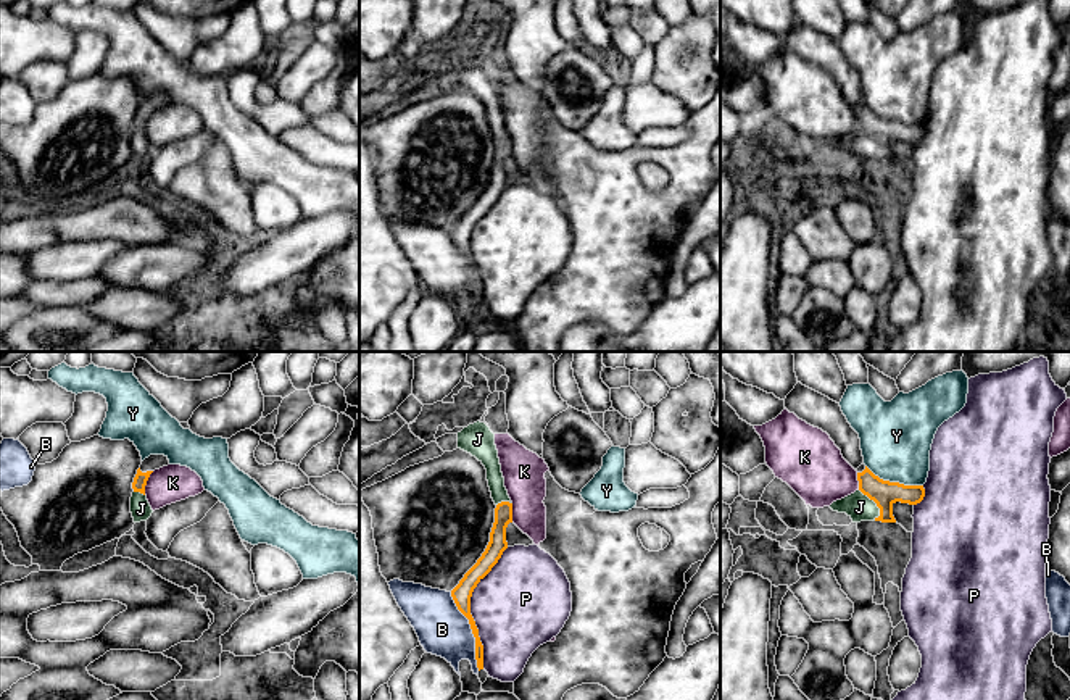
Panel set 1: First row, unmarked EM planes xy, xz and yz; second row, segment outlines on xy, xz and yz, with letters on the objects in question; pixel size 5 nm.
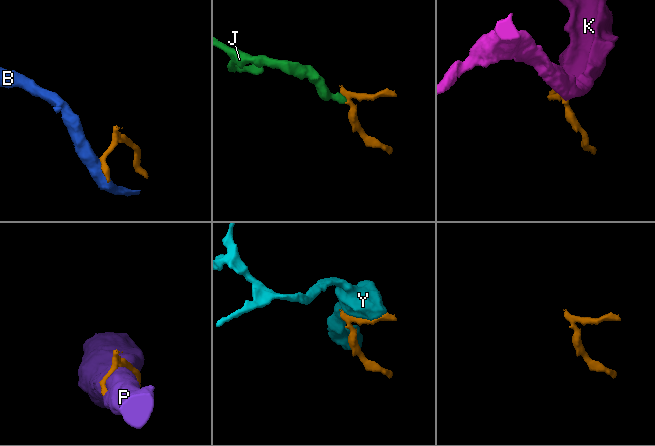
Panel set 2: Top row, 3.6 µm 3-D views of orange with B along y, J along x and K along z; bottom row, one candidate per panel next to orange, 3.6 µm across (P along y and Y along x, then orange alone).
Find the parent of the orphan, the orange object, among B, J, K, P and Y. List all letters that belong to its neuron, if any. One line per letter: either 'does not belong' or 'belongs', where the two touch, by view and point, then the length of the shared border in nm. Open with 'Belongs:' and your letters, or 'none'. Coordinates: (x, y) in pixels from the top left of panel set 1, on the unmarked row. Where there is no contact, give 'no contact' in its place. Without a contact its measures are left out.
Belongs: J
B: does not belong; meets orange in xz at (472, 270); contact 420 nm long
J: belongs; meets orange in yz at (875, 141); contact 180 nm long
K: does not belong; meets orange in xy at (145, 121); contact 130 nm long
P: does not belong; meets orange in xz at (469, 247); contact 600 nm long
Y: does not belong; meets orange in yz at (895, 121); contact 300 nm long

